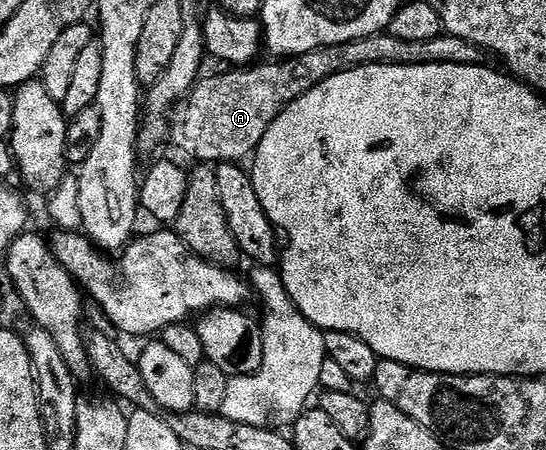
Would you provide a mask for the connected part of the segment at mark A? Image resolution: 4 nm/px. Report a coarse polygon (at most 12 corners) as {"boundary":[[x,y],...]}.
{"boundary":[[382,33],[198,78],[167,135],[205,165],[241,163],[275,117],[351,67],[475,67],[448,33]]}

